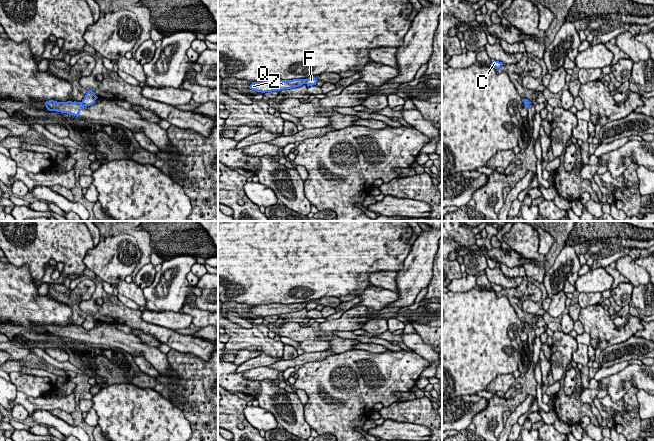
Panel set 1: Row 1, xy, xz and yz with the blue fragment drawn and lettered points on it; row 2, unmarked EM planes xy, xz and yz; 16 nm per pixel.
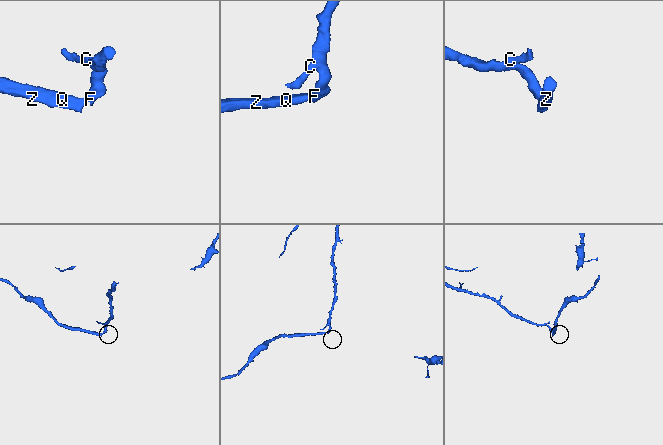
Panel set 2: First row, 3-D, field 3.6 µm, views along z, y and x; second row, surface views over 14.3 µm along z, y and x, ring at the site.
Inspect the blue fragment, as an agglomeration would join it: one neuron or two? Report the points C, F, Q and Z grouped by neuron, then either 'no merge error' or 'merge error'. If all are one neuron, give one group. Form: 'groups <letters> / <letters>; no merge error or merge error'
groups C F / Q Z; merge error

